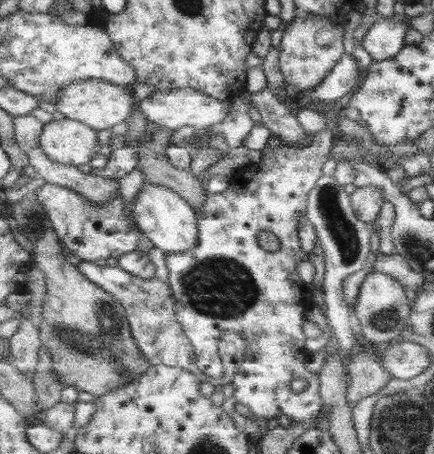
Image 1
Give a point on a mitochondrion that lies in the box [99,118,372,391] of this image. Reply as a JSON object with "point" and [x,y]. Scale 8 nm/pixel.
{"point":[217,288]}

